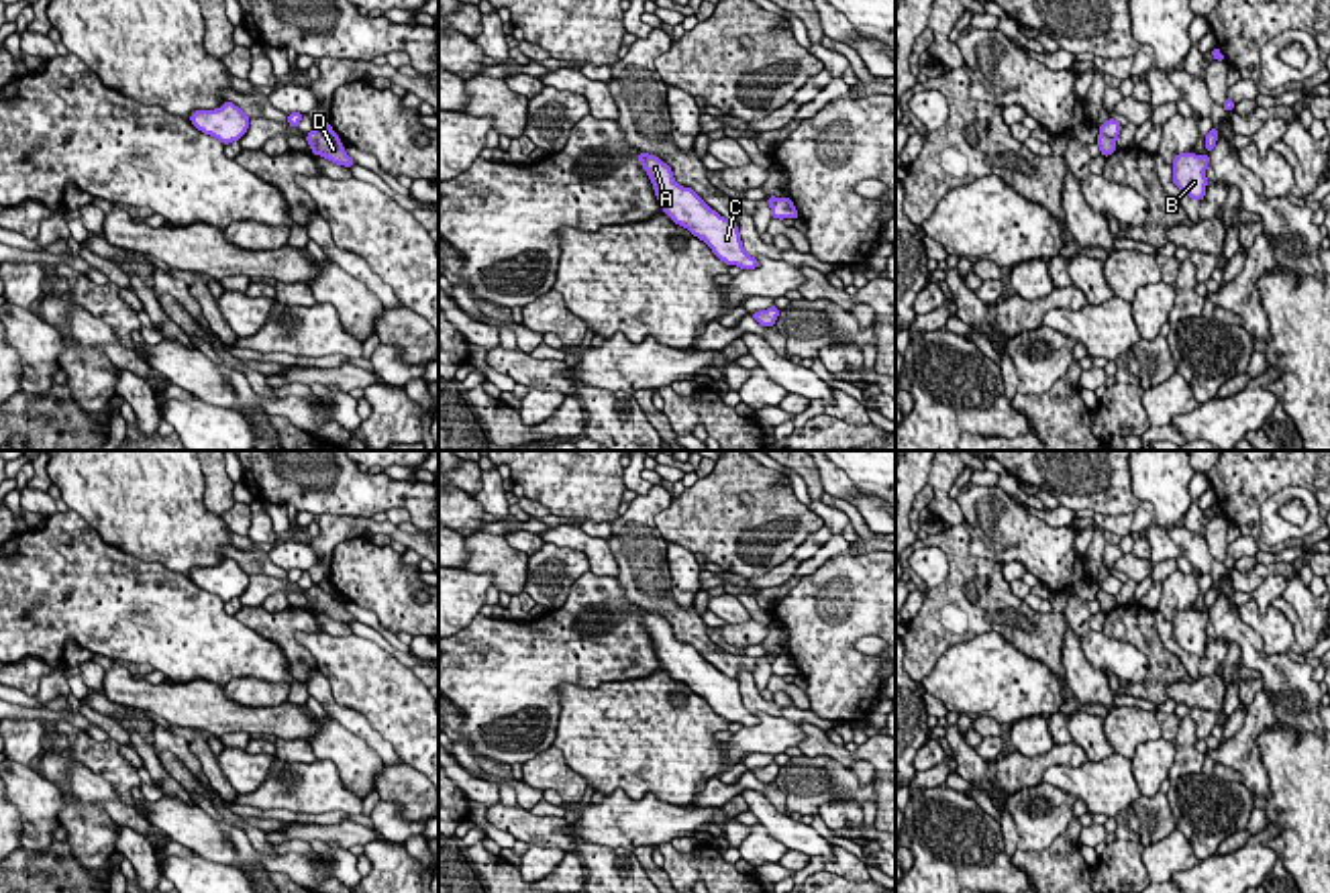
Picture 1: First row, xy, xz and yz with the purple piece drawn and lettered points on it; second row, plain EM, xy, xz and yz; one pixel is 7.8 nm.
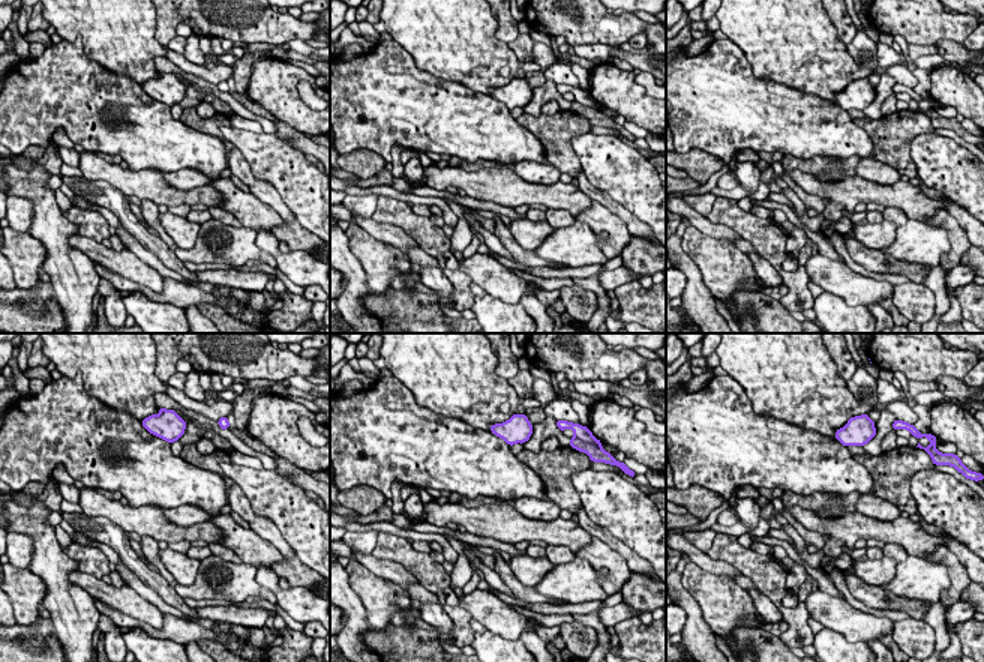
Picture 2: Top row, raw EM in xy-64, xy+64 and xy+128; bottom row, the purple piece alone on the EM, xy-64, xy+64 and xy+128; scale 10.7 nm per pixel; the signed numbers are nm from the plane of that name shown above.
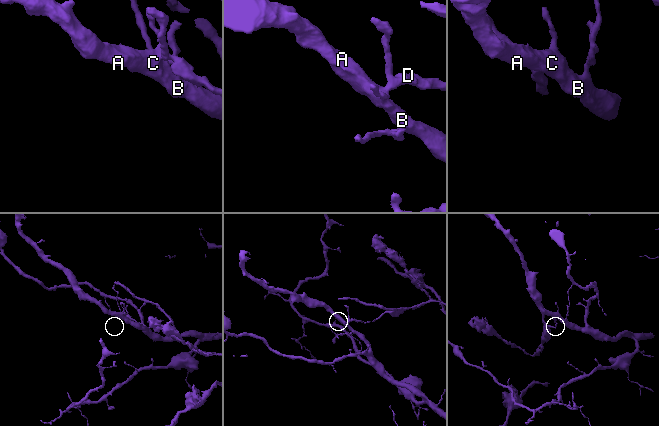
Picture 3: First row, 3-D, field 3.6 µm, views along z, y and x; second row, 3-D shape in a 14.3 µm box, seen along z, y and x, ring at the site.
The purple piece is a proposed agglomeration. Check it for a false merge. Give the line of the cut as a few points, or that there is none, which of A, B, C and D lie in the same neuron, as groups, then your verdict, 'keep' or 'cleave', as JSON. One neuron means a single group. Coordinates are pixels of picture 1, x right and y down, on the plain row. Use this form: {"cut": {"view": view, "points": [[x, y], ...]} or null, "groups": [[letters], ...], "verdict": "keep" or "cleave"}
{"cut": {"view": "yz", "points": [[1100, 588], [1114, 596]]}, "groups": [["A", "B", "C"], ["D"]], "verdict": "cleave"}

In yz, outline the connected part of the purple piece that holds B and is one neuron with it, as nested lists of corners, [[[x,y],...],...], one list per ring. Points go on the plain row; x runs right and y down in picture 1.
[[[1177,610],[1173,616],[1173,640],[1191,656],[1204,656],[1206,652],[1206,624],[1210,620],[1208,610],[1195,612],[1195,610]]]

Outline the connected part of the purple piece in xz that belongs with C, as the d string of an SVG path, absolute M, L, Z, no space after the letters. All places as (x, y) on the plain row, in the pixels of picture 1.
M641 608L638 618L653 638L659 663L675 681L704 697L726 722L745 728L759 724L759 718L745 707L736 679L712 667L692 644L679 642L671 624L659 614Z

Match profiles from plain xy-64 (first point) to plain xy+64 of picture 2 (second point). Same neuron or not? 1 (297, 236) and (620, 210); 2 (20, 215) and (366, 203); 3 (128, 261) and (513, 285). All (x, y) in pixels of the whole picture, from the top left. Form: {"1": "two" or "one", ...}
{"1": "two", "2": "one", "3": "one"}

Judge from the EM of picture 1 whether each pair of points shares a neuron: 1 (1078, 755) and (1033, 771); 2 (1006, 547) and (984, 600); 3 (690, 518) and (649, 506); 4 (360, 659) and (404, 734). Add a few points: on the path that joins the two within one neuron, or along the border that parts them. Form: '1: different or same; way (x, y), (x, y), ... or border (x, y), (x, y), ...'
1: same; way (1067, 755), (1043, 761)
2: different; border (969, 524), (969, 551), (1002, 565)
3: different; border (674, 500), (655, 516), (655, 529), (666, 541)
4: same; way (370, 677), (404, 716)

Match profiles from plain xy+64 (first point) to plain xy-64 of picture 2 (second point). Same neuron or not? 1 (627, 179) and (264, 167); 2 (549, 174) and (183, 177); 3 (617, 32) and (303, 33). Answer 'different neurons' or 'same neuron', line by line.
1: same neuron
2: same neuron
3: same neuron

